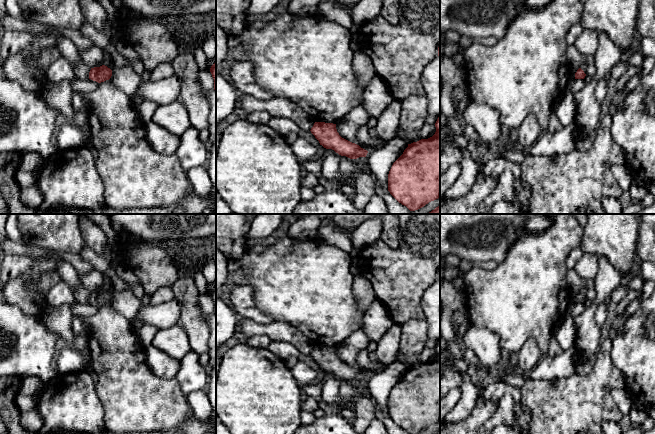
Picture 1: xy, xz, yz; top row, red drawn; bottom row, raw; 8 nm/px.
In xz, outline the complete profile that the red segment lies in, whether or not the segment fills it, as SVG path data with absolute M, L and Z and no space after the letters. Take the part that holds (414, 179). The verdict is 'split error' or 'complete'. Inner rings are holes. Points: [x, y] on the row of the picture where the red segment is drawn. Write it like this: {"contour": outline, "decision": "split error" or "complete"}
{"contour": "M440 116L435 134L408 144L388 174L388 191L410 211L440 197Z", "decision": "complete"}

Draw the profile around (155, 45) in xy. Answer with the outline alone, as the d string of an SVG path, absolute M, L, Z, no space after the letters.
M119 11L118 19L125 26L122 42L135 49L146 71L151 72L162 63L171 63L179 54L171 33L160 22L127 11Z

